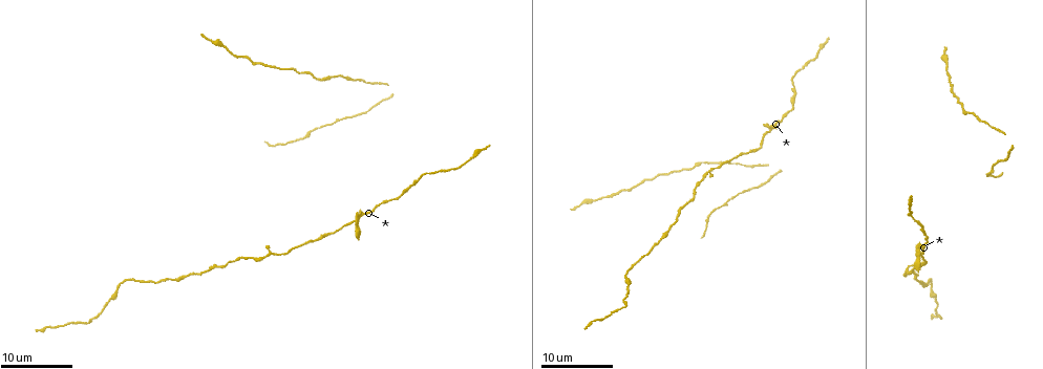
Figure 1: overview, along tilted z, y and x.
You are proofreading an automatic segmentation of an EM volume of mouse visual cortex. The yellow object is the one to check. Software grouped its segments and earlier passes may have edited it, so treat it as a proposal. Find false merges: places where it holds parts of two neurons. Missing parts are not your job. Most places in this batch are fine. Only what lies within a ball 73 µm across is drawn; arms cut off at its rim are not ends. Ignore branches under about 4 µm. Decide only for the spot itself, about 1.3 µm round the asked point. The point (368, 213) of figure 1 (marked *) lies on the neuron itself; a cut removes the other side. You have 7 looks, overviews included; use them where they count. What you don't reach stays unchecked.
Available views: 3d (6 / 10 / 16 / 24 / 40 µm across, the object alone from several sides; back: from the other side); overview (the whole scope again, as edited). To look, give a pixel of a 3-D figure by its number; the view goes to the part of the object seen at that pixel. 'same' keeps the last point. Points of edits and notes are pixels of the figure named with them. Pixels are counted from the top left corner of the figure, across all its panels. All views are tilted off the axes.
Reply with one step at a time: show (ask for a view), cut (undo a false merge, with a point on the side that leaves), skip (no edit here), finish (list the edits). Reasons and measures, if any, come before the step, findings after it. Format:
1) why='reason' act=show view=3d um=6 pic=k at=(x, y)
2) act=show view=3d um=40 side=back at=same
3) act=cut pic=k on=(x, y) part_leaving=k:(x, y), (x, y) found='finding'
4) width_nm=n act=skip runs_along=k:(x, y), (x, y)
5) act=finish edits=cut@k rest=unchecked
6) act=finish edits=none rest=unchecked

why='four-way junction' act=show view=3d um=16 pic=1 at=(356, 220)

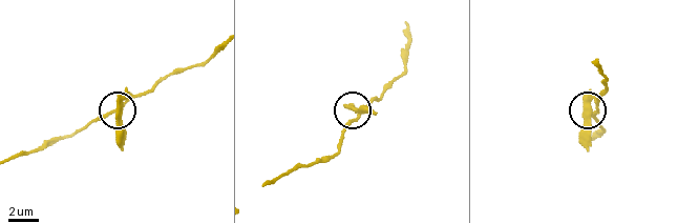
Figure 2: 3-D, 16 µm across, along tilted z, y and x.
act=skip runs_along=2:(597, 99), (590, 107), (585, 147) found='all the same neuron'

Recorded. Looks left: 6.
act=show view=3d um=6 pic=1 at=(416, 180)

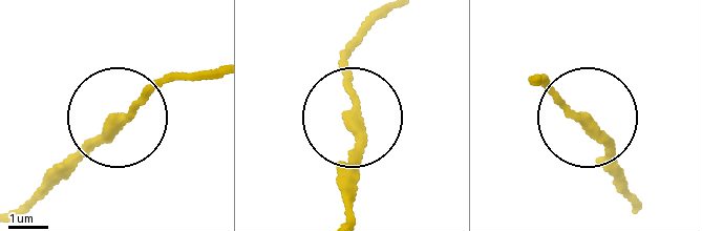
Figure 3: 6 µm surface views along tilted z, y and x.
act=skip runs_along=3:(348, 215), (357, 109), (345, 66), (361, 23) found='all the same neuron'

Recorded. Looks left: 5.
act=show view=3d um=16 pic=1 at=(736, 159)

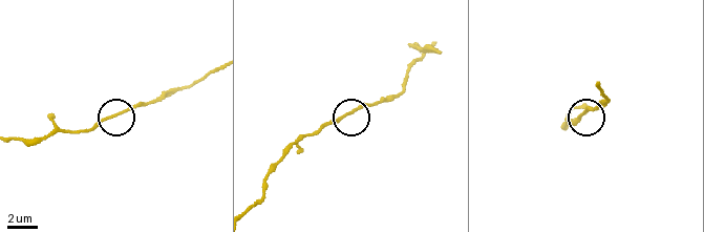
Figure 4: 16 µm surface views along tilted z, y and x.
act=skip runs_along=4:(213, 71), (188, 87), (139, 103), (86, 130) found='continuous, no second neuron'

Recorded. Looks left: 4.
act=show view=3d um=10 pic=1 at=(990, 173)

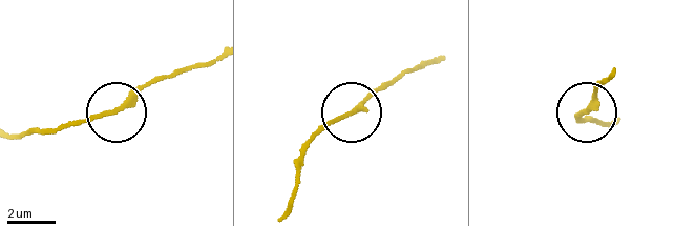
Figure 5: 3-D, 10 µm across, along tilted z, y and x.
width_nm=190 act=skip found='one neuron here'

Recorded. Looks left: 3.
act=finish edits=none rest=unchecked

